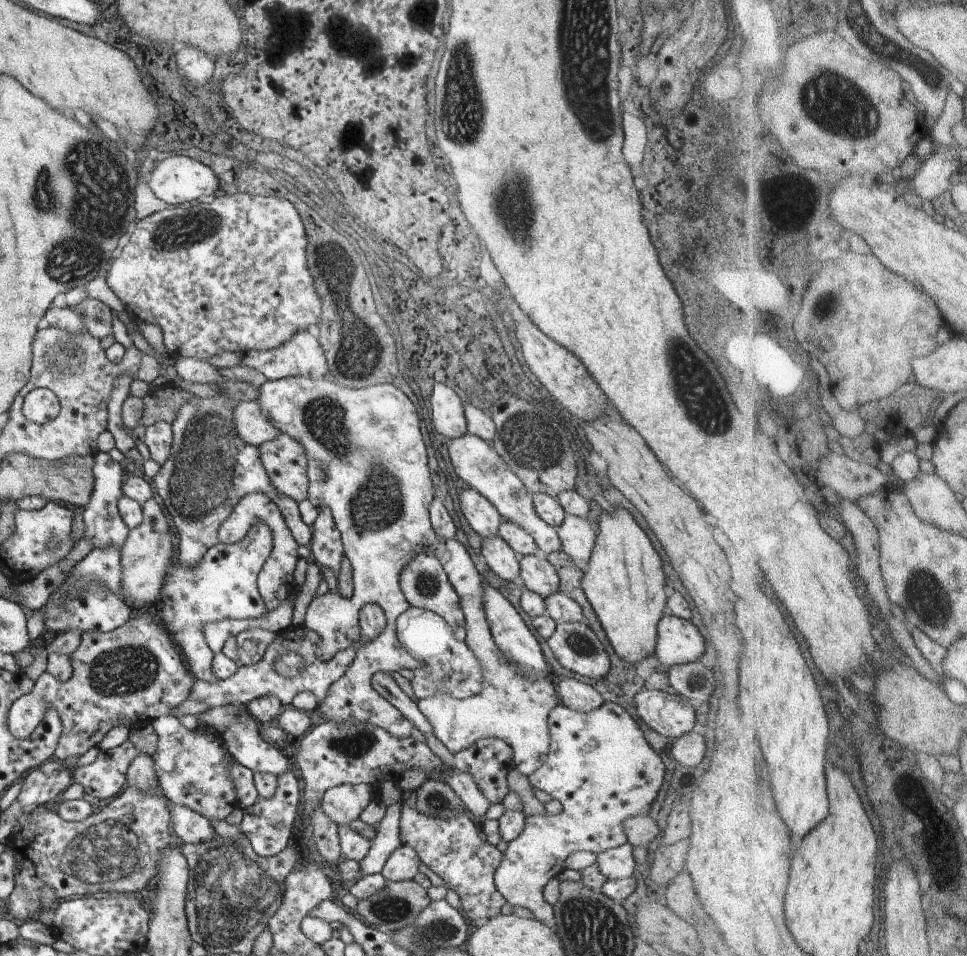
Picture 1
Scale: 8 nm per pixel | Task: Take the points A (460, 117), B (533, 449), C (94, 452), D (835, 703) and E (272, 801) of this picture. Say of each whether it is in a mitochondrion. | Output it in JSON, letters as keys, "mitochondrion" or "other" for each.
{"A":"mitochondrion","B":"mitochondrion","C":"other","D":"other","E":"other"}

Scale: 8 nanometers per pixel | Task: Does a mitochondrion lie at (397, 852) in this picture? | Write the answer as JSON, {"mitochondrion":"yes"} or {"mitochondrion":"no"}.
{"mitochondrion":"no"}

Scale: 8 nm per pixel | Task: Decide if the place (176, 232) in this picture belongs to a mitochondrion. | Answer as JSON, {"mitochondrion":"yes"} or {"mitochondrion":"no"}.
{"mitochondrion":"yes"}

